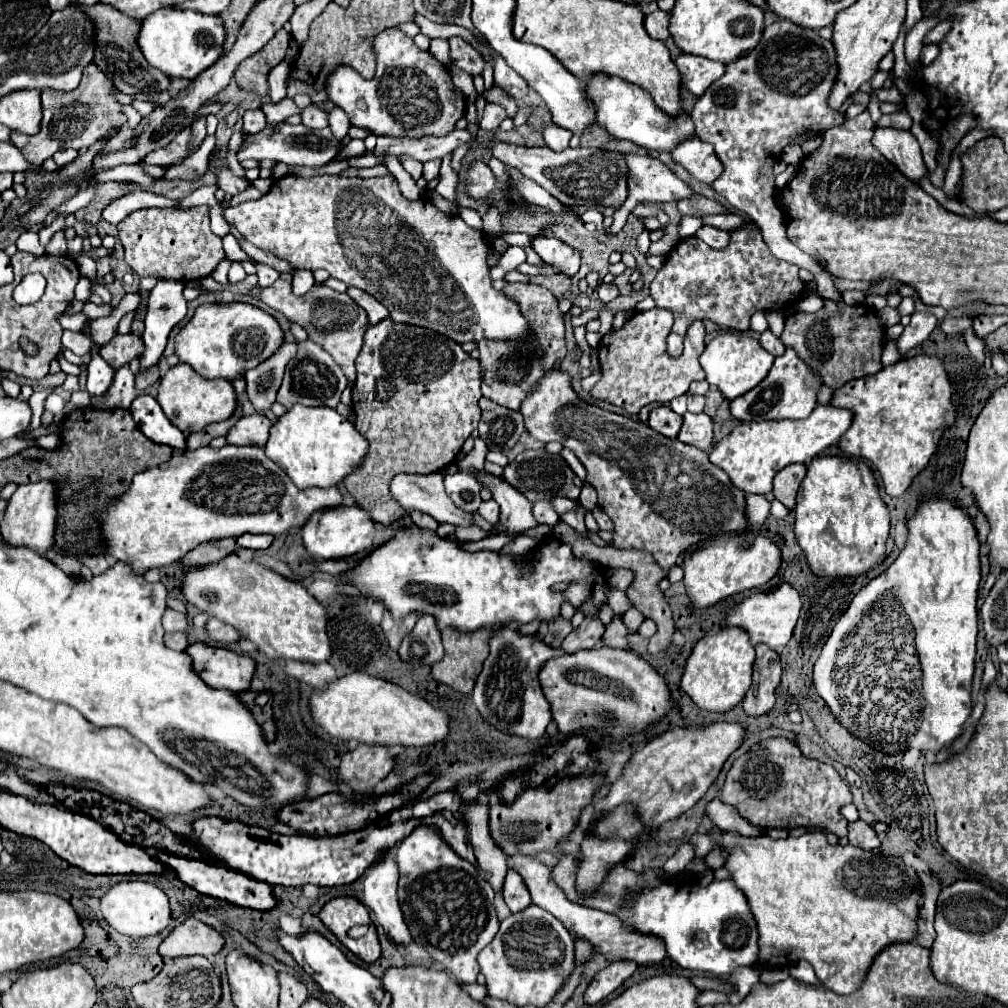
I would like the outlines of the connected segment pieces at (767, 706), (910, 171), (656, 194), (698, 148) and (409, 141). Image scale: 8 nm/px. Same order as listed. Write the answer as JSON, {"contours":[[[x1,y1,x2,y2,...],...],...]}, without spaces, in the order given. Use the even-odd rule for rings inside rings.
{"contours":[[[764,644,756,646,754,684,746,692,742,706,748,716,760,716,772,710,776,702,776,688,780,684,780,658]],[[876,128,872,146,906,174,906,178,920,182,922,176,928,174,928,168,922,160,920,144,910,130,892,130,892,128]],[[624,154,626,164,628,164,628,198,622,204,622,208,614,214,614,224,612,224,612,232,620,232,628,214,634,210,636,202,674,202,674,200,682,200,688,198,692,194,690,186,686,186,680,178,676,178,658,158,654,156,640,156,640,154]],[[696,134,678,144,672,158,704,184,712,184,722,174,722,162,714,154,714,148,708,142,702,142]],[[452,130,450,134,446,134,446,136,442,136,442,138,432,138,432,136,428,136,428,138,420,138,420,140,418,140,418,138,390,138,390,136,378,136,378,144,376,144,376,148,374,148,374,154,382,158,382,164,384,164,384,158,386,158,386,156,396,156,396,158,400,158,400,156,410,156,410,158,414,158,414,160,418,160,418,162,428,162,428,160,444,158,448,152,456,150,460,144,464,144,464,142,468,142,468,140,470,140,468,130]]]}

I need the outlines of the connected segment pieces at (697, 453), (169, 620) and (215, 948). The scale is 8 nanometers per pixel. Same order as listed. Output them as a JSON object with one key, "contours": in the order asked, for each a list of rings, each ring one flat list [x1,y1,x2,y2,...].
{"contours":[[[558,368,544,374,538,388,522,402,522,416,526,430,542,442,560,442,570,448,588,470,586,482,598,492,598,506,614,522,614,546,616,548,638,548,654,554,658,566,668,572,676,564,676,558,686,552,692,544,704,538,712,538,722,532,736,532,748,526,746,522,746,494,738,490,726,472,716,468,708,460,708,452,696,446,682,444,680,440,668,440,654,432,650,426,636,418,610,414,602,408,582,402,570,386,570,376]],[[168,608,162,616,162,626,164,626,166,632,184,632,188,628,186,614,180,614,180,612]],[[186,918,184,924,174,928,168,938,160,944,162,958,178,956,214,956,222,950,224,938,210,926,198,922,196,918]]]}

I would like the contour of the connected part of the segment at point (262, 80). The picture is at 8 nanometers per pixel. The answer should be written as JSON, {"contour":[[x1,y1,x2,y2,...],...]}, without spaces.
{"contour":[[280,30,276,38,272,38,258,54,246,58,242,62,242,88,248,92,254,92,258,96,268,96,268,74,274,66,278,66,284,60,288,48,288,32]]}

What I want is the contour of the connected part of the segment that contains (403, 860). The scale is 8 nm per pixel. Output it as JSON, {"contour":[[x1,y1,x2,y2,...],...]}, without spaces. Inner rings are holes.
{"contour":[[416,828,398,846,396,864,400,868,400,908,414,942,422,944,456,980,464,984,476,982,480,972,476,958,480,950,492,942,500,928,492,886,474,864,462,860,442,840,436,828]]}

